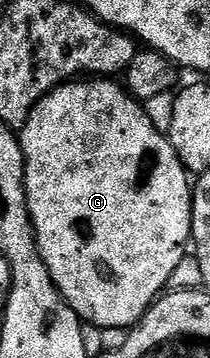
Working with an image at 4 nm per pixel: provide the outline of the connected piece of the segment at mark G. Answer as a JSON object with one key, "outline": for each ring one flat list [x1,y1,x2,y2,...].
{"outline":[[79,78,69,84,52,89,34,107,28,122,20,130,22,153,26,159,26,208,30,211,30,224,34,228,34,240,38,243,44,266,79,320,96,328,125,328,137,324,138,319,150,309,150,305,163,295,173,271,188,256,191,243,190,223,192,222,192,176,180,162,176,150,170,144,167,133,156,130,148,118,143,101,134,99,121,83,110,78]]}

